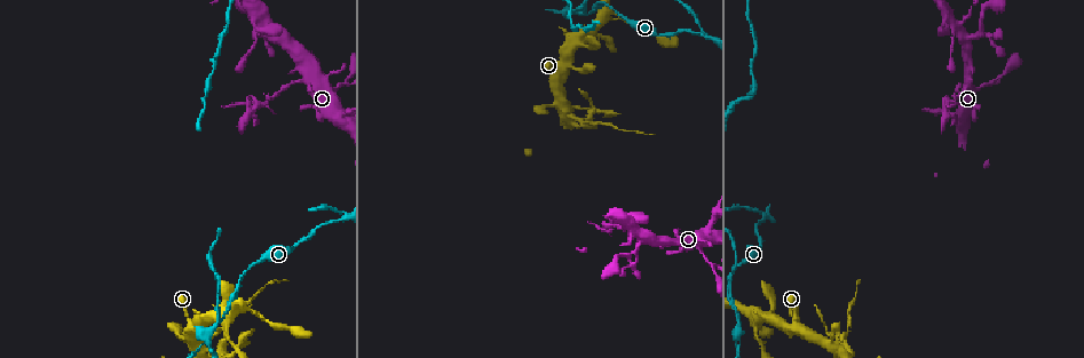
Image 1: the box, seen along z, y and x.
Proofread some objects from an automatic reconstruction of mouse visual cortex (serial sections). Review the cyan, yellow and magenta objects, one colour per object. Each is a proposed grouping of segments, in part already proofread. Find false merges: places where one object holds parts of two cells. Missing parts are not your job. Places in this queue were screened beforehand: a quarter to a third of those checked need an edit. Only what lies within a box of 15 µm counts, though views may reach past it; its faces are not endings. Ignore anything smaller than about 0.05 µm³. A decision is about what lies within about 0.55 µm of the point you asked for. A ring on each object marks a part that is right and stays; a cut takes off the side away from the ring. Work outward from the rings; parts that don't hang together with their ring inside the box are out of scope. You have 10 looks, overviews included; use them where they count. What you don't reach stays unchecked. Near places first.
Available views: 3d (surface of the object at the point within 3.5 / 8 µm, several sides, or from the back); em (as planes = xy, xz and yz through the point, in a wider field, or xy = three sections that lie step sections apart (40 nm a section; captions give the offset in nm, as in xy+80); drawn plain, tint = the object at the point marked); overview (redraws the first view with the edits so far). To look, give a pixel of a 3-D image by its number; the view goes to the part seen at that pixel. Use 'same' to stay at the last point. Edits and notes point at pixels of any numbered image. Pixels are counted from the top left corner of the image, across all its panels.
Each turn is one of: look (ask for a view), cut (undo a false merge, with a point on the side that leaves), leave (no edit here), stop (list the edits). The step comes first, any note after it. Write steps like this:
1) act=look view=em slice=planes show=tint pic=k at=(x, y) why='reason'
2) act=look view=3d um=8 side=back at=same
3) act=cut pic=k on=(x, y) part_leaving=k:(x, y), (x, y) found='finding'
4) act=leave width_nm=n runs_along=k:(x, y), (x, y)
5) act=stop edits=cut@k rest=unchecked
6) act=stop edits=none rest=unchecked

act=look view=3d um=3.5 side=back pic=1 at=(981, 33) why='abrupt turn'

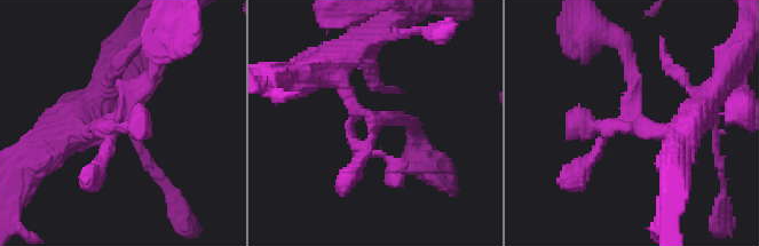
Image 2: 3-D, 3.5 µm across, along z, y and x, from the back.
act=look view=em slice=xy step=3 show=tint pic=2 at=(115, 123)

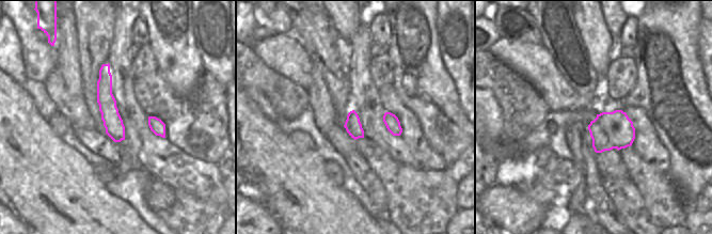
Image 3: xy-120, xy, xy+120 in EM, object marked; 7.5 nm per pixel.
act=leave runs_along=2:(64, 137), (113, 127), (156, 60) found='one cell here'

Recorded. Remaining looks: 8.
act=look view=em slice=planes show=tint pic=1 at=(971, 85)

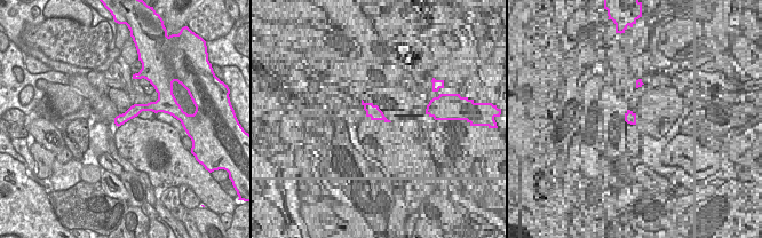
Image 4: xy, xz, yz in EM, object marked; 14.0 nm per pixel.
act=look view=3d um=3.5 side=back at=same

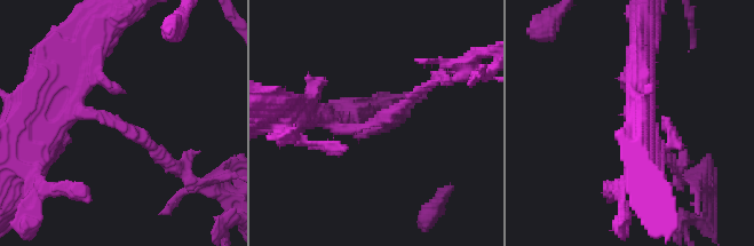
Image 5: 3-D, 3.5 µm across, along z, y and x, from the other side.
act=leave arm_widths_nm=150,350 runs_along=4:(157, 108), (137, 108), (117, 120) found='continuous, no second cell'

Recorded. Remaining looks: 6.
act=look view=3d um=8 pic=1 at=(340, 219)

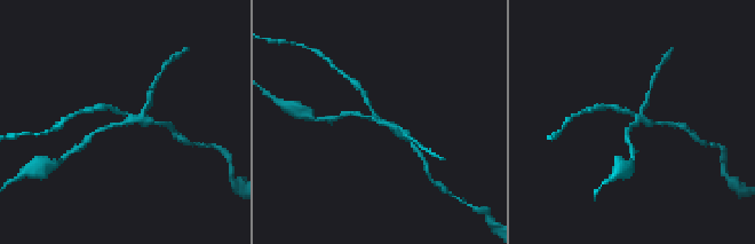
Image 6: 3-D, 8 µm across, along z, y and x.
act=look view=3d um=3.5 pic=6 at=(635, 121)

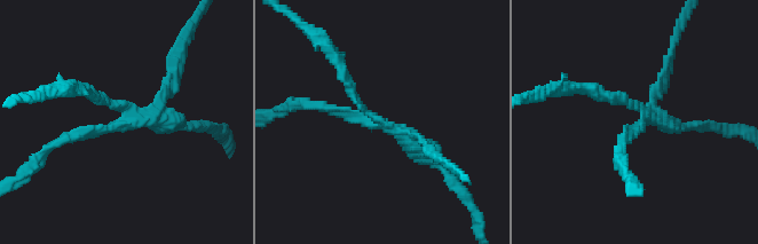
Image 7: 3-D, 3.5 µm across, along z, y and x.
act=look view=em slice=xy step=3 show=tint pic=7 at=(119, 124) arms=3 arm_widths_nm=150,150,150

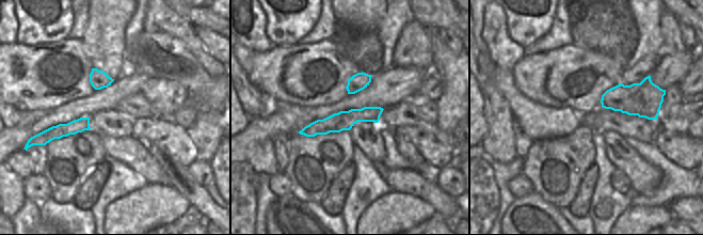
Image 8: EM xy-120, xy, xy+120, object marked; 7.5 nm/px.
act=cut pic=7 on=(696, 124) found='a second cell is stuck on'

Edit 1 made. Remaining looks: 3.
act=look view=3d um=3.5 pic=1 at=(202, 346)

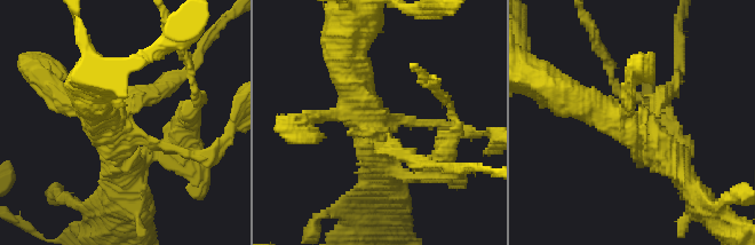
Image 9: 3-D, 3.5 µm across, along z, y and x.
act=look view=em slice=xy step=1 show=tint pic=9 at=(373, 129) why='shape alone is not enough'

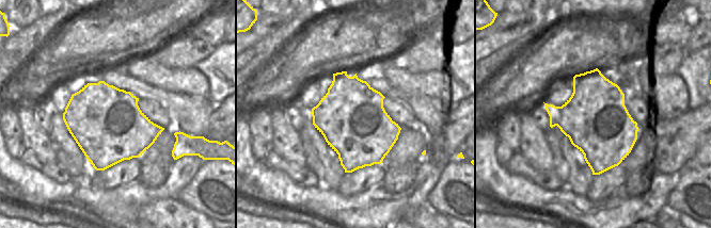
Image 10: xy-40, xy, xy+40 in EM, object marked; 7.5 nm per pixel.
act=cut pic=9 on=(155, 96) part_leaving=9:(658, 115), (658, 100), (675, 83), (681, 44) found='two cells meet here'

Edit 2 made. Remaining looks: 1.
act=stop edits=cut@7,cut@9 rest=unchecked

